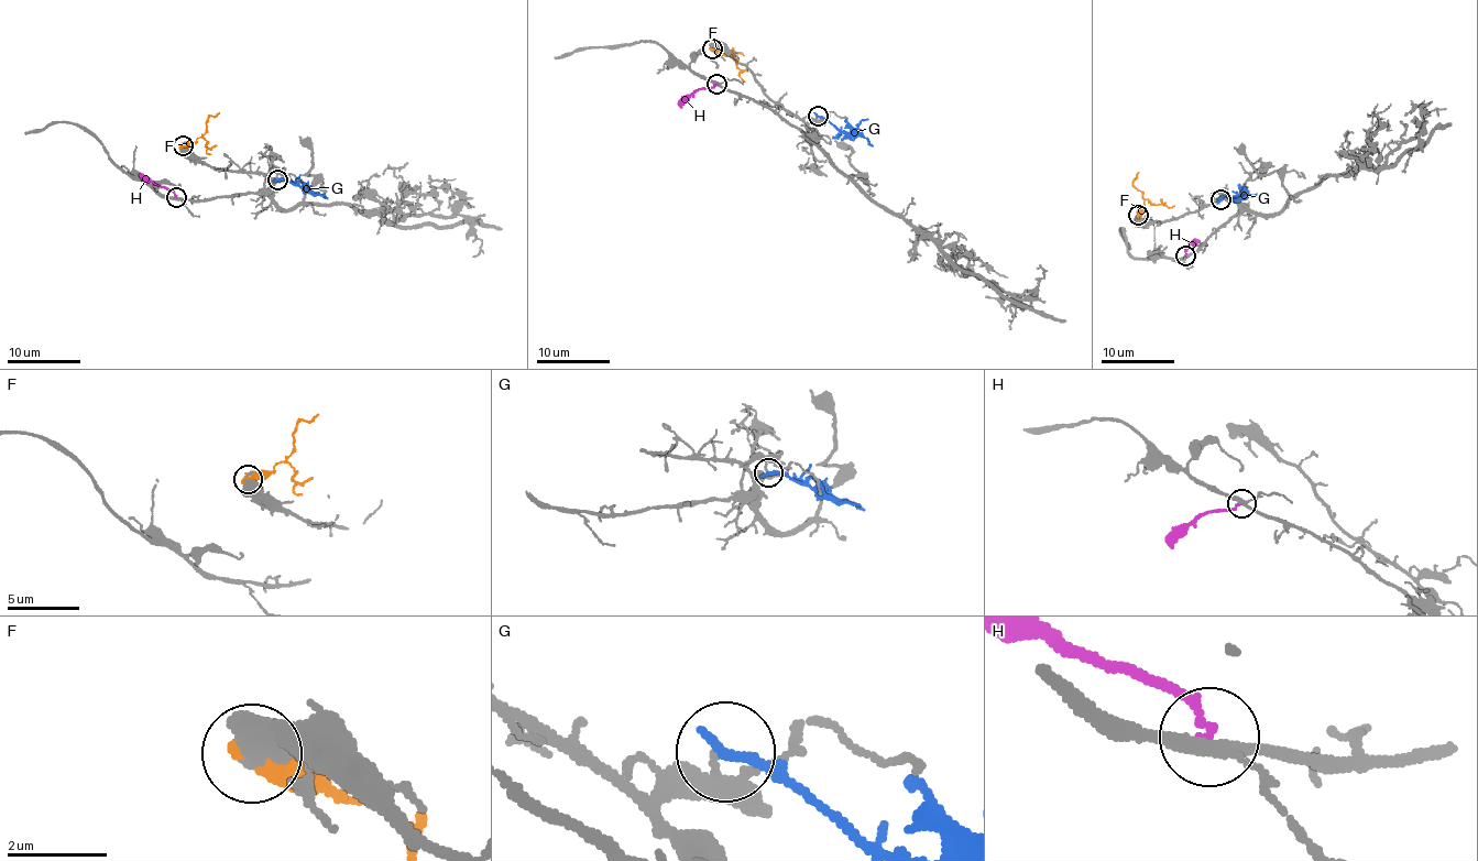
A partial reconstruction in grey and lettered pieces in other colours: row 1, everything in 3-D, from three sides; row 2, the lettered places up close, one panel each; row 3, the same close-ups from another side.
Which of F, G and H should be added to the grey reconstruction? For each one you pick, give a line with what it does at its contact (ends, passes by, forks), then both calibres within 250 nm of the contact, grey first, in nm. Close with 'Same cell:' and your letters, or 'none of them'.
Same cell: none of them

